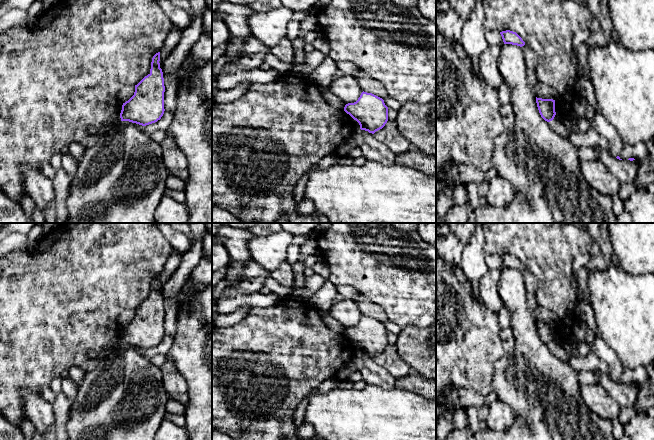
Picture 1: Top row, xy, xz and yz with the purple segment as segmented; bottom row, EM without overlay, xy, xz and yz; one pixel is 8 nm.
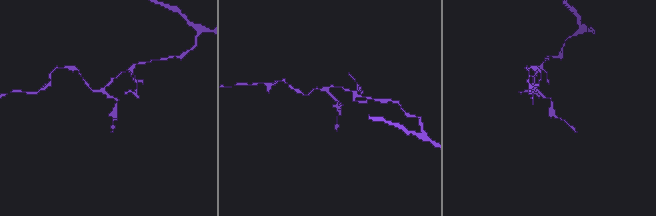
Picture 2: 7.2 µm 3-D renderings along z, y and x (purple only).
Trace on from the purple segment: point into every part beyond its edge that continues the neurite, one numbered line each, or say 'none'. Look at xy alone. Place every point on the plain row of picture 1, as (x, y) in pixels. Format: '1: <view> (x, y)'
none

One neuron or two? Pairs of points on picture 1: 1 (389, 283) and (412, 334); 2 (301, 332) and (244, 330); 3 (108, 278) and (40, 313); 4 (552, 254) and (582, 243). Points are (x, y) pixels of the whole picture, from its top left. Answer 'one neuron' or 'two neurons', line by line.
1: two neurons
2: one neuron
3: one neuron
4: one neuron

